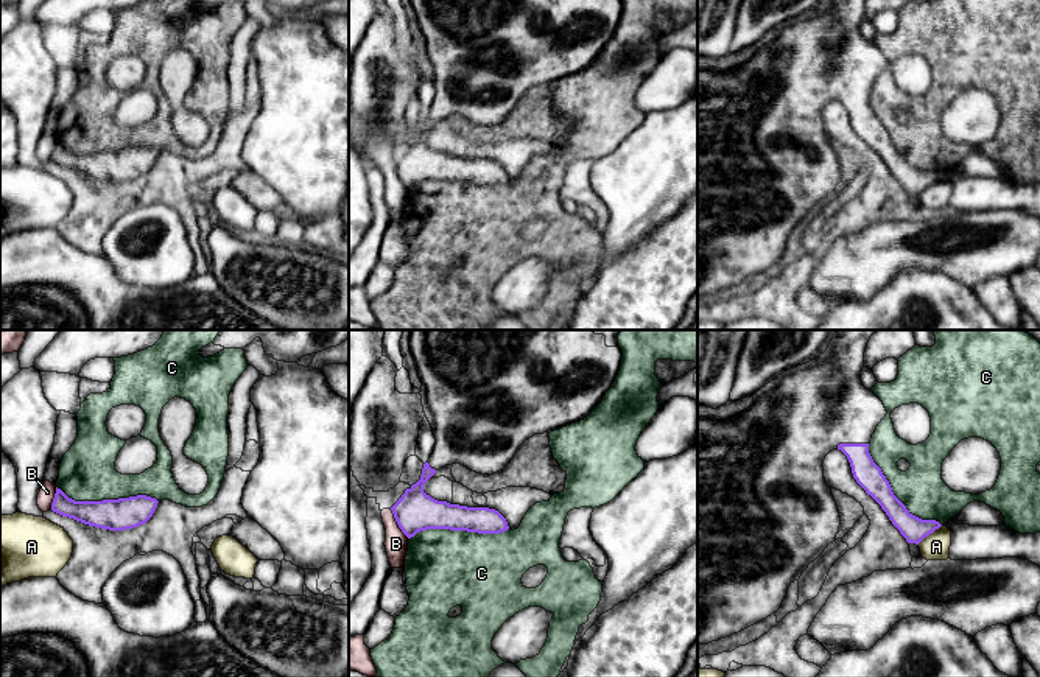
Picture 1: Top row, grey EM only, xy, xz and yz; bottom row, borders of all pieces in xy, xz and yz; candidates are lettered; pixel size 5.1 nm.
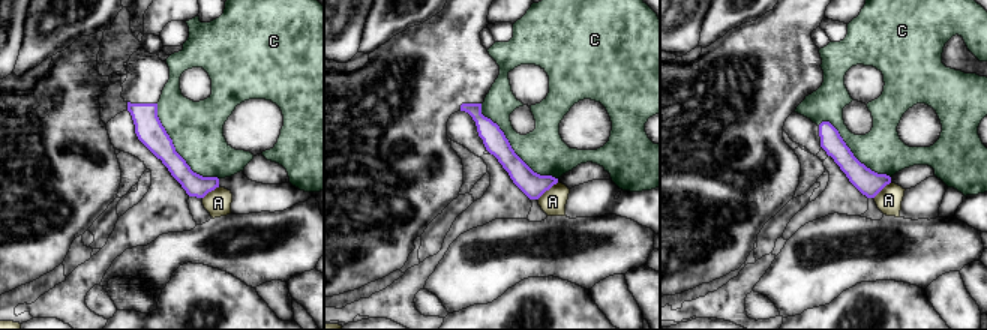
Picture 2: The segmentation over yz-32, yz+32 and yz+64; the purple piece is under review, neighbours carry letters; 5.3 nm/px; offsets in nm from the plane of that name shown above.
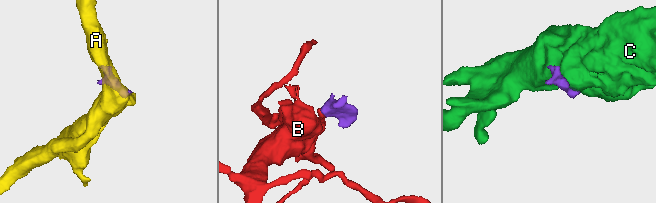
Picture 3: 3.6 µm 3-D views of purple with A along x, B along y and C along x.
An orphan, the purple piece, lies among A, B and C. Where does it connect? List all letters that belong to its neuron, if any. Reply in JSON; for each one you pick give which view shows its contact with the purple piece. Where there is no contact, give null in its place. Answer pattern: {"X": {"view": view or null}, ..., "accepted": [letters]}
{"accepted": []}

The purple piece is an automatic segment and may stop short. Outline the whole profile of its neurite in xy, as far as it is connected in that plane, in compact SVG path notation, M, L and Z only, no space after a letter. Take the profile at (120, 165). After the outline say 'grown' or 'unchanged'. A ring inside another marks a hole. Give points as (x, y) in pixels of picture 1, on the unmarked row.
M56 139L51 162L89 177L125 182L146 174L153 168L157 154L156 149L146 146L103 153L75 153Z; unchanged

